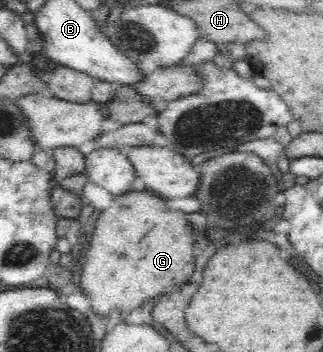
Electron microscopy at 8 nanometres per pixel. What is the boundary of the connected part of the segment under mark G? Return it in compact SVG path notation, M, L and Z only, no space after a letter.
M130 188L126 193L113 197L109 206L98 213L97 223L85 254L86 262L84 262L84 266L82 266L80 286L87 295L87 298L90 298L92 306L94 306L94 312L100 314L100 316L110 314L110 308L118 308L120 312L130 312L130 310L140 309L144 302L148 302L148 300L152 300L152 298L157 298L164 294L166 288L176 286L176 284L182 284L182 282L188 282L192 276L192 272L195 270L195 259L192 257L192 250L194 250L192 228L190 228L186 216L184 216L181 211L169 210L160 195L152 192L146 193L146 191L137 191L137 189Z

